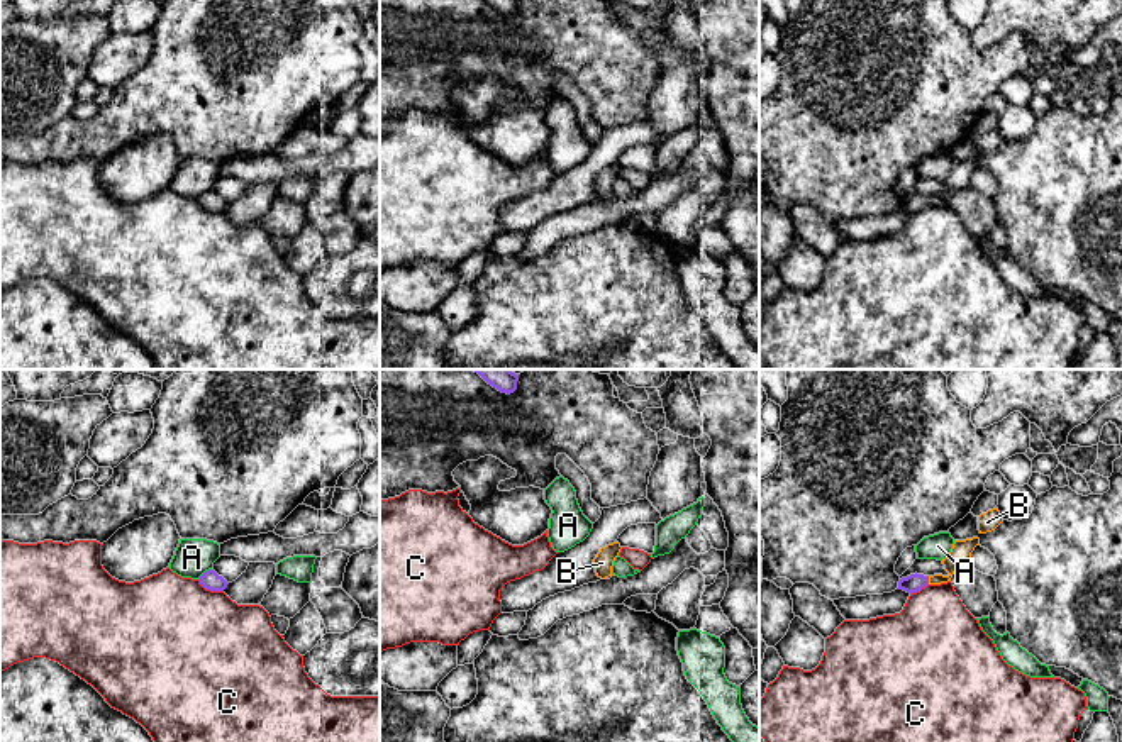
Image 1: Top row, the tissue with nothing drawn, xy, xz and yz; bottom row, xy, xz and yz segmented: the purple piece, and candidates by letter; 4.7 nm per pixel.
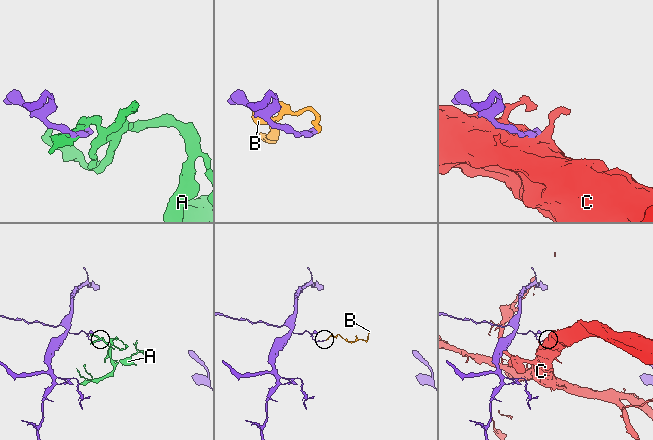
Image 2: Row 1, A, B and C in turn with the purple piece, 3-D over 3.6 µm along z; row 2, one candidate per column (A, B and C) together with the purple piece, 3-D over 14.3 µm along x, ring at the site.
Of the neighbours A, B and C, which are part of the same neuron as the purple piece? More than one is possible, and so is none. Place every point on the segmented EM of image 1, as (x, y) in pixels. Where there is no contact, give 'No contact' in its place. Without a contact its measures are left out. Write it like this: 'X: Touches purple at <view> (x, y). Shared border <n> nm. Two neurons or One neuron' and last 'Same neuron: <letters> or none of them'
A: Touches purple at xy (205, 571). Shared border 90 nm. Two neurons
B: Touches purple at yz (927, 580). Shared border 40 nm. One neuron
C: Touches purple at xy (211, 590). Shared border 140 nm. Two neurons
Same neuron: B

